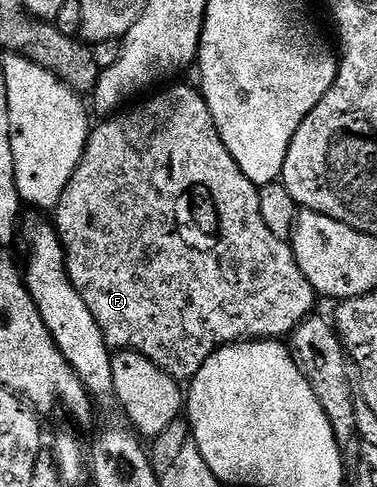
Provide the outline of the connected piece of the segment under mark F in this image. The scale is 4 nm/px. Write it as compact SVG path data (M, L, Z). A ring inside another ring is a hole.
M181 83L157 97L151 97L144 99L149 101L141 100L141 105L133 113L121 111L101 120L100 126L97 129L95 126L89 132L82 159L70 183L66 183L62 199L56 204L54 224L64 245L70 283L74 283L86 307L90 307L90 315L98 319L98 327L104 332L108 348L113 351L133 349L184 383L196 377L206 359L210 359L210 355L214 355L223 345L235 345L237 341L287 338L307 317L313 316L315 309L312 308L318 302L318 294L314 287L310 287L306 275L302 275L292 254L291 244L266 227L258 207L259 188L250 179L246 179L246 175L242 175L238 163L234 163L234 157L227 151L226 143L222 143L203 92L187 83Z

